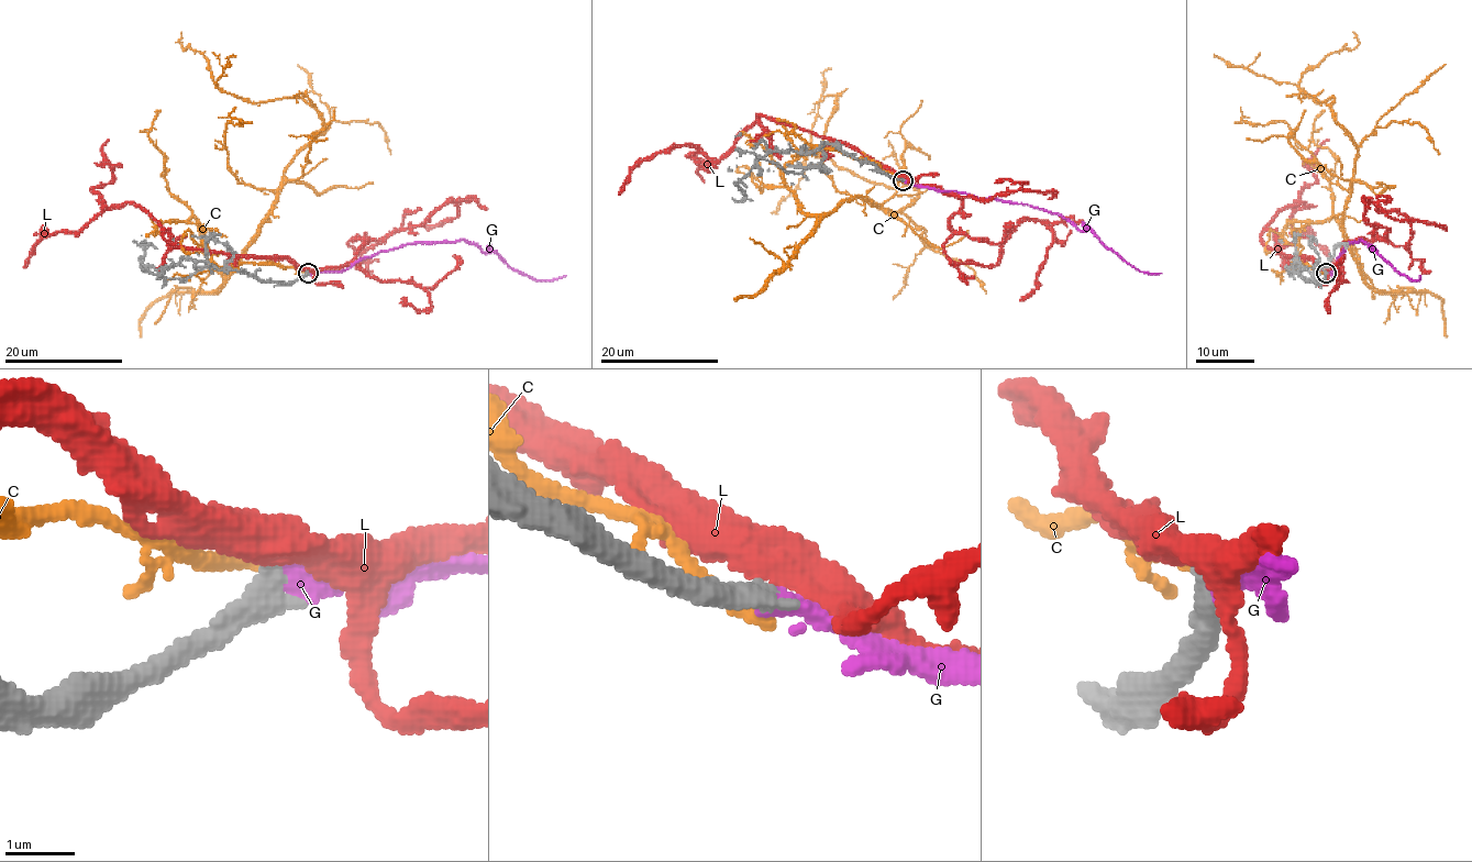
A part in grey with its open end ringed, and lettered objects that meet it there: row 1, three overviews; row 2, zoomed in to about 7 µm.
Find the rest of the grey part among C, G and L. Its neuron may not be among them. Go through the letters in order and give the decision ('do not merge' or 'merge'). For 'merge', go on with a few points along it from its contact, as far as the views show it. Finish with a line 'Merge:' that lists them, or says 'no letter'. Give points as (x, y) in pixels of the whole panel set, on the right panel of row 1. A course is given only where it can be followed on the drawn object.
C: do not merge
G: merge; course (1326, 272), (1334, 272), (1348, 242), (1358, 240), (1394, 269), (1412, 279), (1418, 279), (1418, 275)
L: do not merge
Merge: G

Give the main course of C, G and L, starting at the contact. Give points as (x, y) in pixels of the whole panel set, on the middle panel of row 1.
C: (901, 179), (815, 146), (785, 168), (805, 212), (850, 198), (901, 211), (918, 195), (814, 153), (776, 207)
G: (901, 179), (916, 186), (1027, 203), (1058, 212), (1080, 230), (1091, 230), (1131, 265), (1149, 273), (1161, 273)
L: (901, 178), (845, 144), (759, 114), (719, 159), (707, 159), (689, 146), (655, 152), (632, 170), (618, 195)

